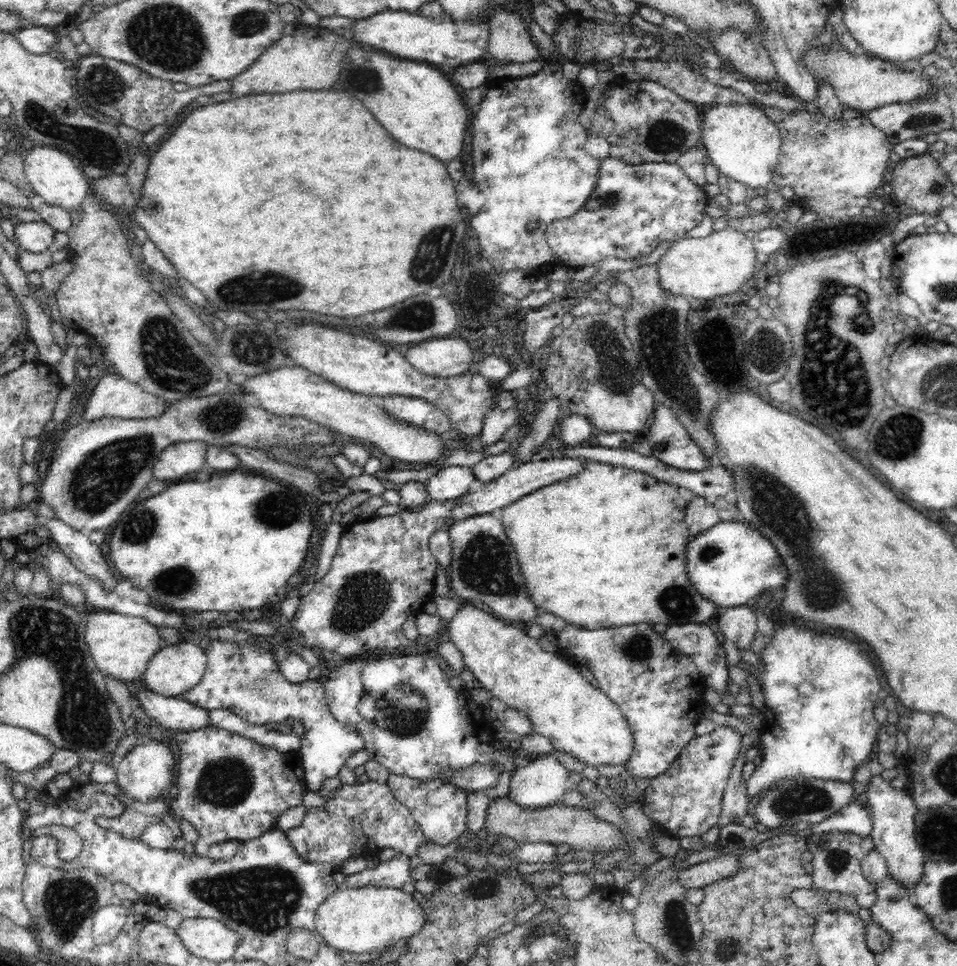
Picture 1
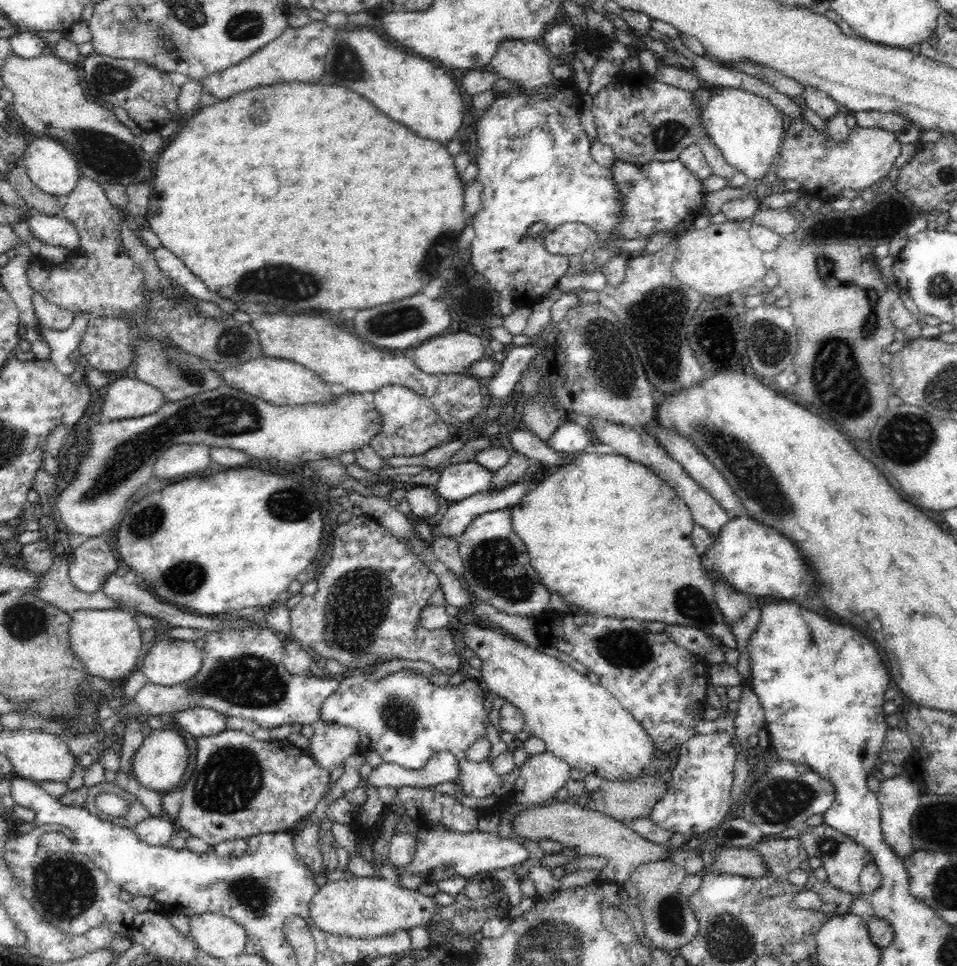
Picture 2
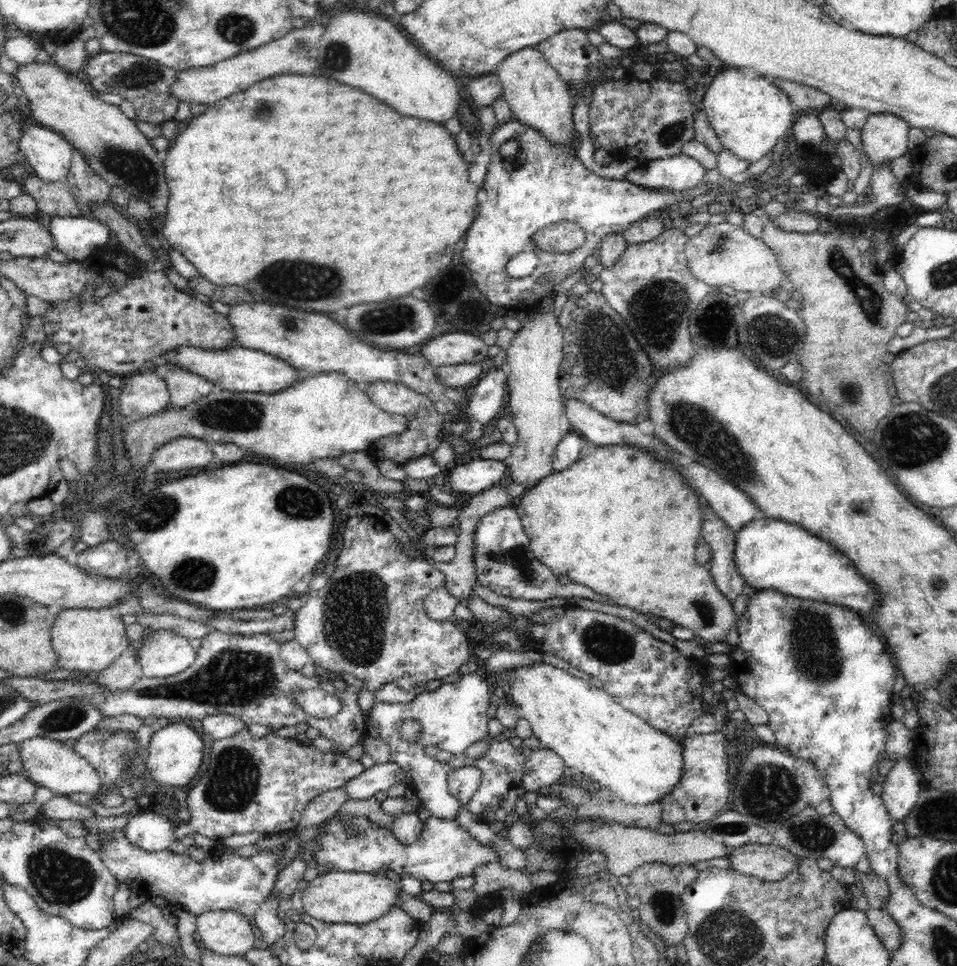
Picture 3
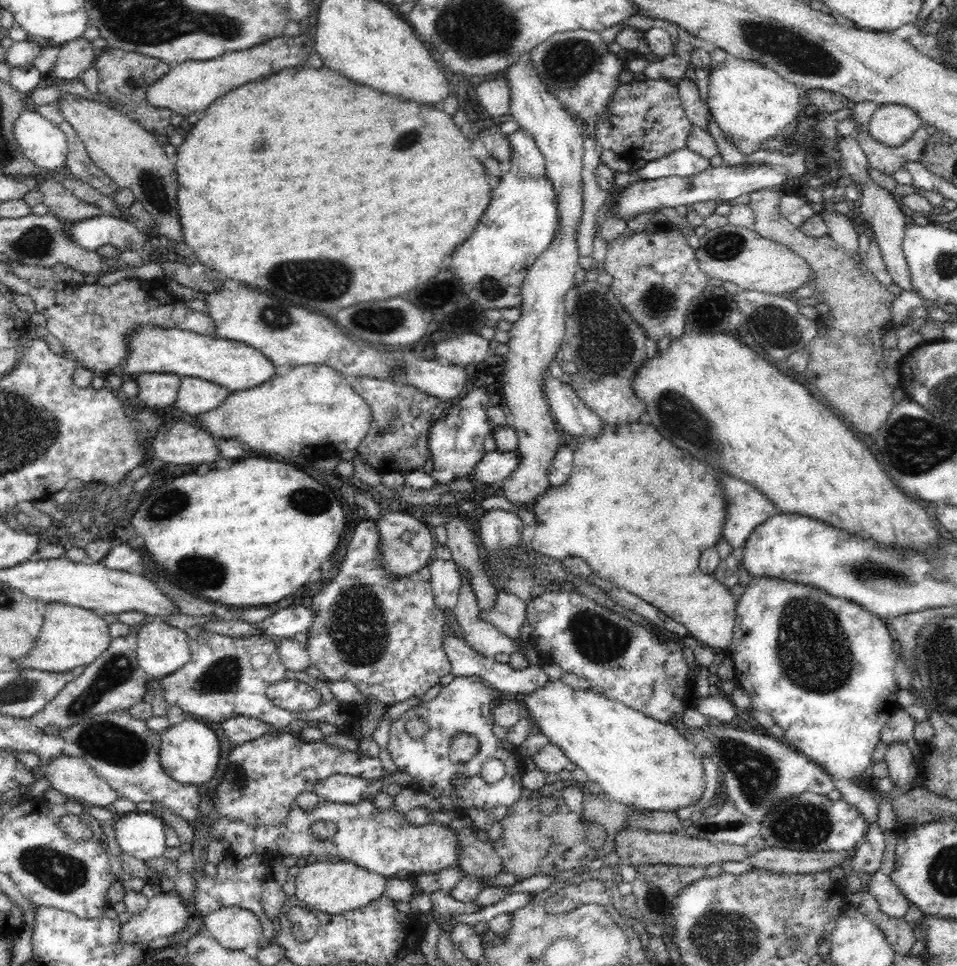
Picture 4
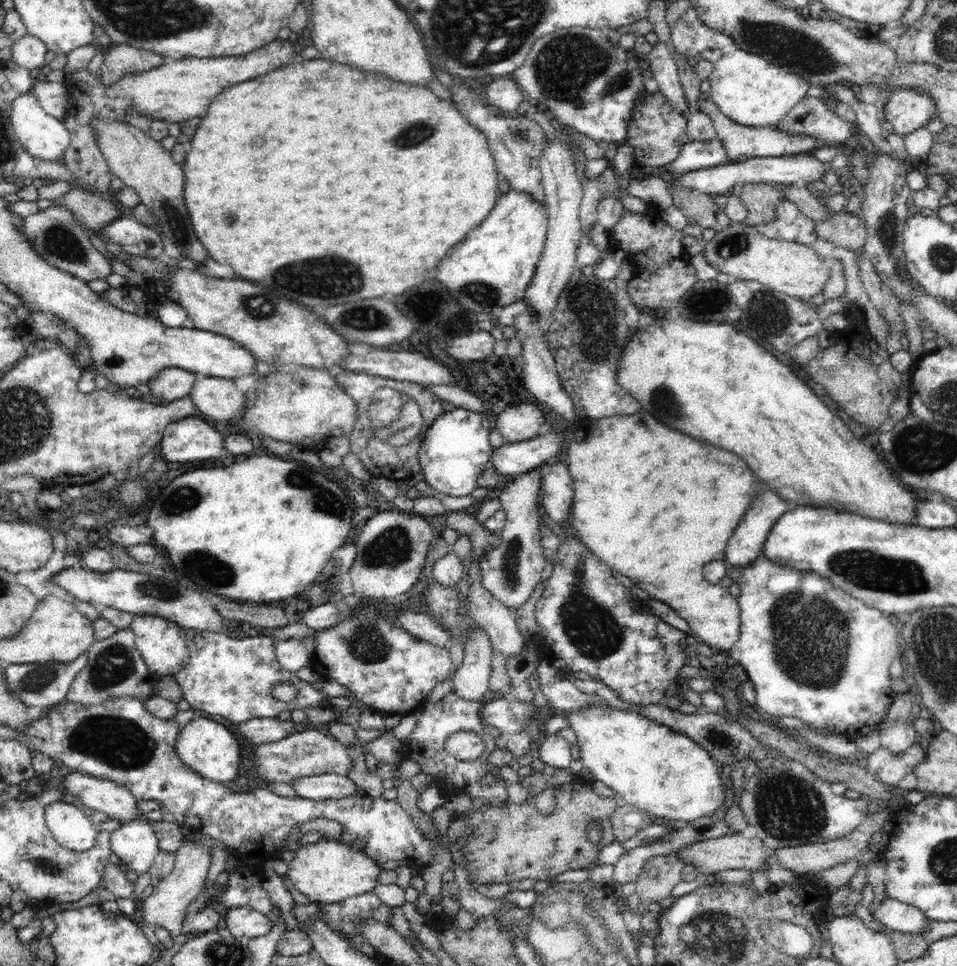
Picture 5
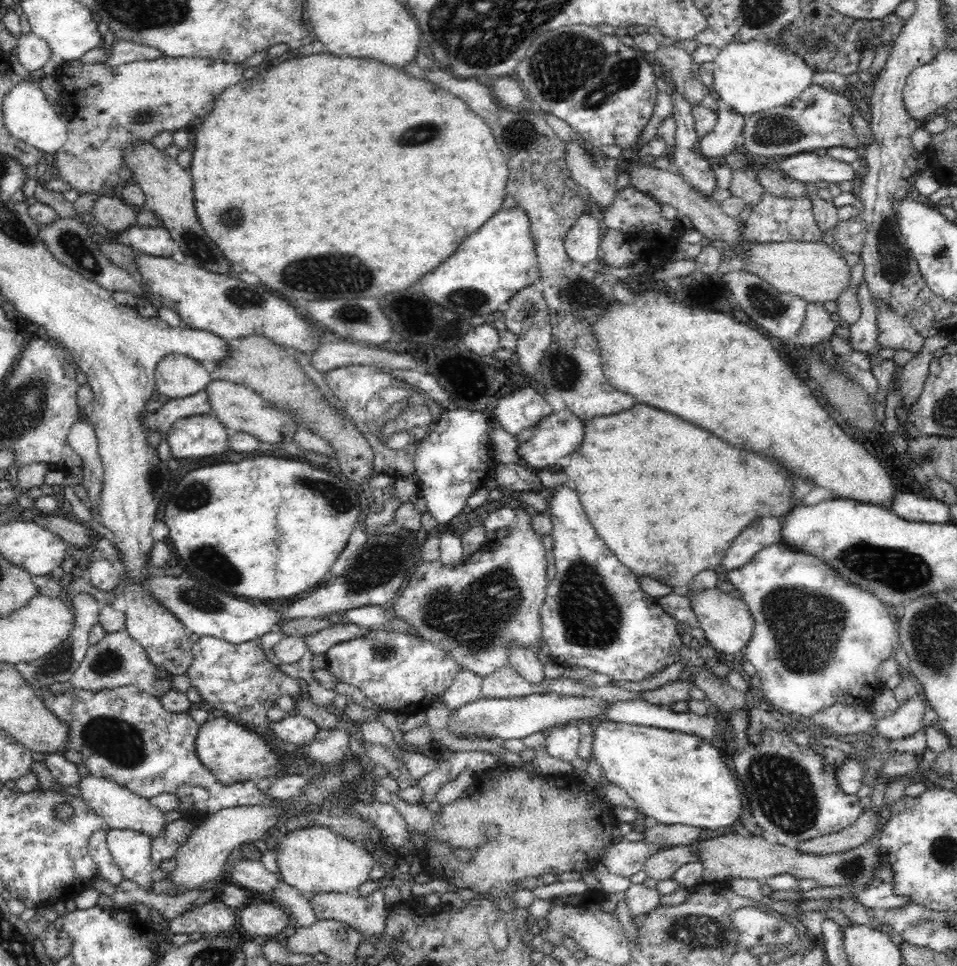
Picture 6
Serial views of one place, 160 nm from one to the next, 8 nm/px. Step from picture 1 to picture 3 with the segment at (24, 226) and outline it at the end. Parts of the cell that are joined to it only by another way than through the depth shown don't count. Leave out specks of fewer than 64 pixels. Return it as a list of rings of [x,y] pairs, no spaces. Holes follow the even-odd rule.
[[[58,216],[45,218],[45,220],[48,231],[50,231],[52,239],[54,239],[54,247],[62,254],[65,254],[71,262],[74,261],[74,263],[84,262],[83,260],[96,249],[106,246],[110,241],[116,240],[116,235],[108,229],[108,226],[100,223],[100,220],[96,218]]]

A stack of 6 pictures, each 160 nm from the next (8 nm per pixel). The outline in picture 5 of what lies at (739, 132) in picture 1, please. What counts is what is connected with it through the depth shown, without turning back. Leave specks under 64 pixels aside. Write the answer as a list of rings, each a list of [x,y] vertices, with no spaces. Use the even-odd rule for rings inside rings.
[[[733,47],[725,51],[713,62],[710,73],[711,93],[709,98],[730,120],[750,128],[772,127],[780,118],[784,118],[804,96],[811,84],[800,74],[780,67],[758,54]]]

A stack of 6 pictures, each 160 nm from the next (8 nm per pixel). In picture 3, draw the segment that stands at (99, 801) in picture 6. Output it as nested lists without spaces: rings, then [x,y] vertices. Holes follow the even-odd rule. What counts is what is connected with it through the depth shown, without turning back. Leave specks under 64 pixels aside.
[[[29,738],[18,744],[23,774],[38,786],[49,788],[54,795],[69,796],[74,792],[83,792],[96,798],[102,792],[101,778],[92,764],[80,757],[70,746],[65,746],[62,741],[50,738]]]

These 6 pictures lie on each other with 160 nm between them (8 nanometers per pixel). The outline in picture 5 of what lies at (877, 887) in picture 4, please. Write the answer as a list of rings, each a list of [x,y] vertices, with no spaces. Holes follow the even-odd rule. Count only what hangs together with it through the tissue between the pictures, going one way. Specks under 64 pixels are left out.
[[[886,892],[882,902],[874,906],[872,911],[874,920],[880,920],[888,928],[905,933],[922,935],[923,928],[929,918],[916,907],[905,905],[888,896]]]

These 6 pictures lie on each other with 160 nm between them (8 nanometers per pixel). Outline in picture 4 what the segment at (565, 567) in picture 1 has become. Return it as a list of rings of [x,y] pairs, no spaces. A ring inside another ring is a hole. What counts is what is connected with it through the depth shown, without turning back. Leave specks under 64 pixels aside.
[[[646,419],[630,423],[609,423],[601,427],[600,434],[593,435],[592,438],[578,438],[578,448],[574,451],[574,466],[570,478],[562,485],[548,487],[548,490],[536,498],[535,505],[531,512],[536,516],[536,528],[530,540],[533,548],[540,556],[564,560],[568,556],[582,558],[586,564],[592,568],[597,576],[606,582],[612,582],[612,586],[620,590],[628,590],[652,606],[659,608],[666,616],[676,622],[683,624],[689,630],[688,636],[696,638],[699,644],[706,647],[714,647],[726,650],[732,644],[733,632],[735,629],[735,618],[737,611],[737,601],[732,597],[732,592],[722,583],[719,583],[711,574],[705,573],[698,568],[698,558],[704,548],[711,549],[722,537],[722,527],[725,521],[726,507],[724,493],[720,492],[720,486],[716,484],[716,470],[706,466],[702,460],[692,458],[690,454],[682,452],[676,448],[672,442],[662,438],[658,430],[654,428]]]

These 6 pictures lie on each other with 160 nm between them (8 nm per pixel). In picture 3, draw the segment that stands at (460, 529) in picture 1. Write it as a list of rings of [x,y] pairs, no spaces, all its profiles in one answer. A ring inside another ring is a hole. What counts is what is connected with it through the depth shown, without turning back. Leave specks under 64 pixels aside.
[[[506,505],[485,514],[476,525],[474,544],[477,581],[481,586],[490,588],[496,594],[502,594],[508,598],[541,601],[556,596],[566,598],[578,596],[606,603],[606,598],[600,598],[600,594],[592,592],[583,584],[572,581],[569,584],[561,584],[558,581],[558,576],[552,570],[536,560],[530,550],[529,538],[524,532],[519,514],[514,507]]]

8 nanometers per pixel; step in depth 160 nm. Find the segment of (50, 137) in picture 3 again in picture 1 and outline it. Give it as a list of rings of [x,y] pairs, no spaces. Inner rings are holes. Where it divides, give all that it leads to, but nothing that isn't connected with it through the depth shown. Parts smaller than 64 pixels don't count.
[[[38,146],[30,150],[23,159],[29,184],[35,190],[36,197],[42,197],[43,203],[72,211],[80,207],[90,193],[89,180],[71,154],[48,146]]]

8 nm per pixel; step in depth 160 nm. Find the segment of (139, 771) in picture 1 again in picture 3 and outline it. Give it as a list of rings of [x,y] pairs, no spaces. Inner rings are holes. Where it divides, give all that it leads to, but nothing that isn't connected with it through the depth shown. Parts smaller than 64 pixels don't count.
[[[173,720],[164,728],[157,728],[150,740],[145,768],[152,780],[160,786],[184,786],[188,784],[202,765],[202,736],[181,720]]]

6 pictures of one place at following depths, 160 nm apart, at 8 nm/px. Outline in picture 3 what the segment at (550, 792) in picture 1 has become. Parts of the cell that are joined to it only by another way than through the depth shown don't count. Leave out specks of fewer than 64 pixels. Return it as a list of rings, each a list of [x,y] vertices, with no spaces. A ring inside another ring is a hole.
[[[540,749],[526,760],[524,774],[521,778],[521,790],[539,792],[542,786],[558,783],[564,776],[565,763],[552,750]]]

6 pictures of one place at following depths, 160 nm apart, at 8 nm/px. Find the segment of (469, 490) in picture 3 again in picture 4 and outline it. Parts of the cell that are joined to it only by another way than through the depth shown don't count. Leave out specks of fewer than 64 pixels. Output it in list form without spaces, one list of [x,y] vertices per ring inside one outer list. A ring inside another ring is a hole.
[[[488,451],[475,466],[471,479],[482,484],[494,484],[504,480],[518,468],[520,457],[512,452]]]

